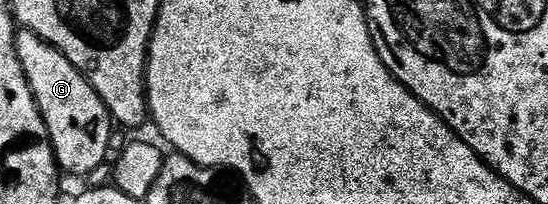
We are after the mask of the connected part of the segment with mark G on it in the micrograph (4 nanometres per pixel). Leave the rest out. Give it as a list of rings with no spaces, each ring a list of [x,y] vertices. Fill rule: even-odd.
[[[20,28],[17,32],[17,55],[21,59],[21,67],[25,67],[37,107],[45,119],[60,170],[64,174],[86,175],[104,165],[108,160],[107,152],[111,149],[111,112],[97,91],[93,91],[85,75],[77,71],[77,67],[73,67],[73,63],[57,51],[57,47],[28,29]]]

